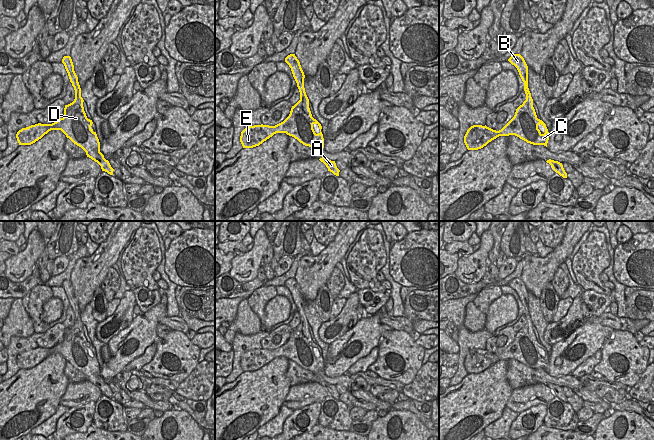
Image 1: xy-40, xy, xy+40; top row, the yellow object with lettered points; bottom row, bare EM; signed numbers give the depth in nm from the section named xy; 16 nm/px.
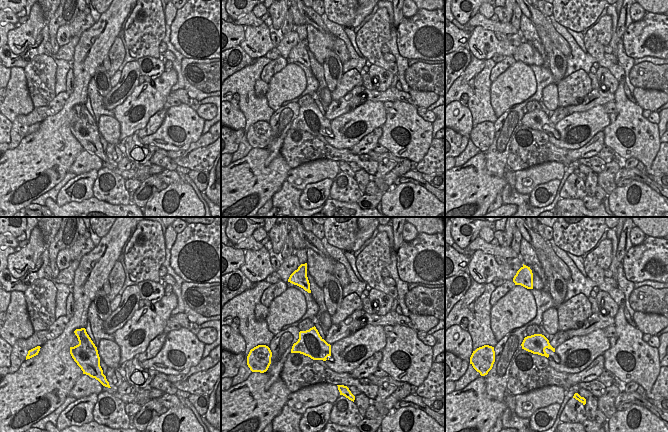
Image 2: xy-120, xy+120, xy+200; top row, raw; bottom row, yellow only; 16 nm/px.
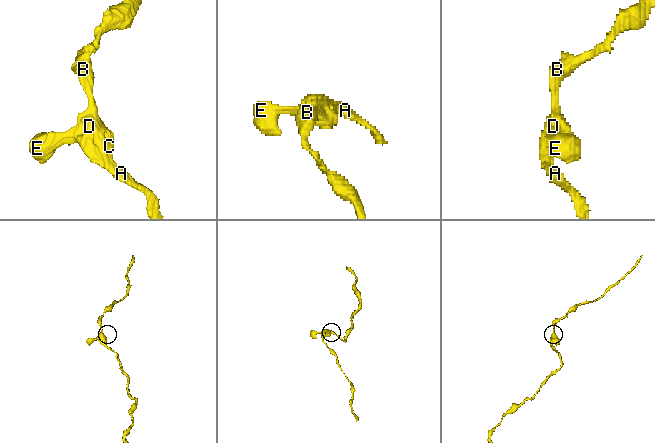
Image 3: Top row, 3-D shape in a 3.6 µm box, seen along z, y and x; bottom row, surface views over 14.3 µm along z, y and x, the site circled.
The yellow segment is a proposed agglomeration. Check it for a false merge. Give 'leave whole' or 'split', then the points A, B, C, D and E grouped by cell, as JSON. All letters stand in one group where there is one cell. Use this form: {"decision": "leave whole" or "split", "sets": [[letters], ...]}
{"decision": "leave whole", "sets": [["A", "B", "C", "D", "E"]]}

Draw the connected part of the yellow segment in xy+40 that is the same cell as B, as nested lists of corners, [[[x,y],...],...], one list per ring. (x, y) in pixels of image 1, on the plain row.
[[[520,278],[512,279],[508,285],[514,289],[524,306],[526,324],[515,336],[514,341],[499,355],[482,349],[471,350],[465,360],[464,367],[468,374],[478,374],[499,360],[515,359],[527,367],[547,371],[549,356],[546,348],[537,342],[533,331],[533,323],[528,312],[528,290]]]

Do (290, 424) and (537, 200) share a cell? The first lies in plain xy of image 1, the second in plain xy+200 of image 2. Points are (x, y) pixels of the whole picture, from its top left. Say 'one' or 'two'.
one

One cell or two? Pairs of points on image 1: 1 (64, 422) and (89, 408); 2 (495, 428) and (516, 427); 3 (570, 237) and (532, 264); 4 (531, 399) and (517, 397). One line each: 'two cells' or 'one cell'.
1: one cell
2: two cells
3: one cell
4: one cell

